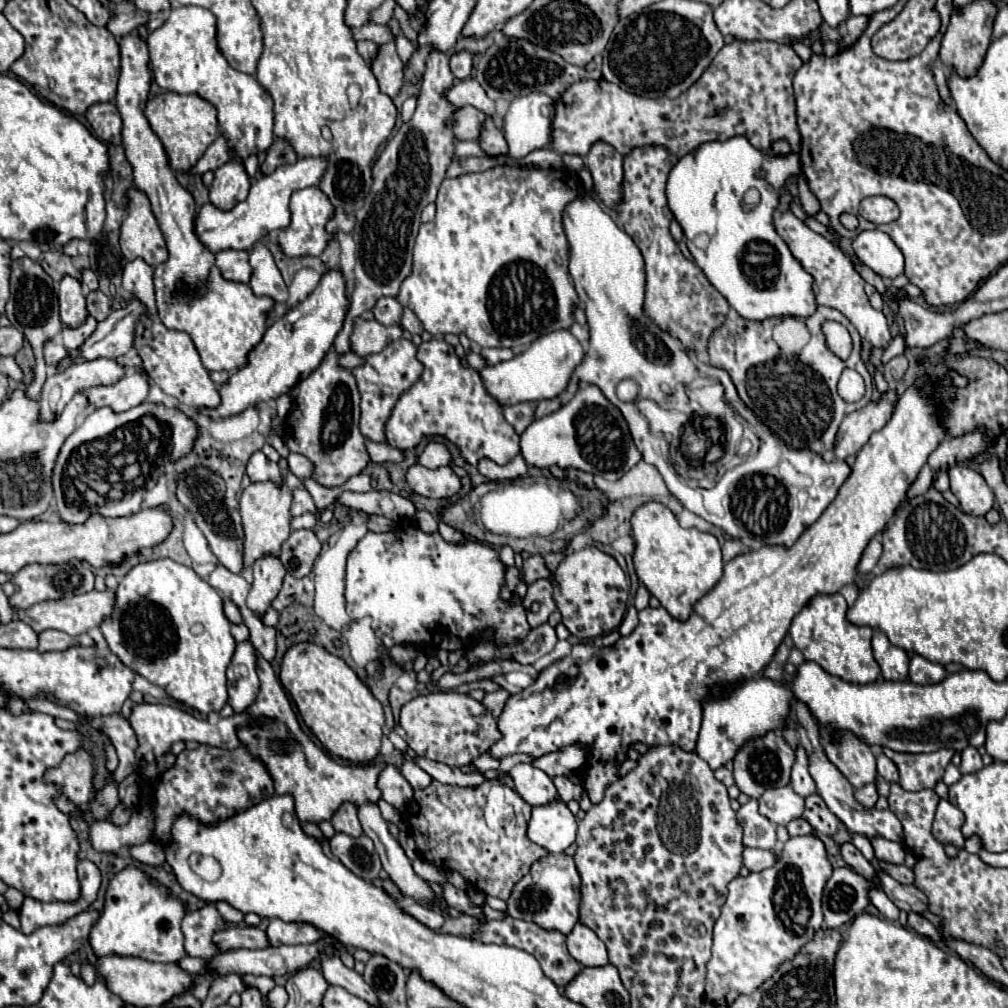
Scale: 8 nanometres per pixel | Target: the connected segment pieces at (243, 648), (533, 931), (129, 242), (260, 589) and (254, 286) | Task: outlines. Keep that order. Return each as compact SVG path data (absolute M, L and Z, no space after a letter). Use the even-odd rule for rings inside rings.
M249 640L237 644L235 656L227 668L227 690L229 706L237 714L247 712L247 708L257 700L259 678L255 672L253 644Z
M509 916L505 920L489 920L479 930L475 930L475 934L471 938L479 940L483 944L515 946L515 948L521 948L521 950L533 954L539 960L545 976L551 978L561 992L565 992L563 988L567 988L567 984L581 972L581 964L575 958L571 958L571 954L565 946L565 936L563 934L549 934L547 930L541 930L533 922L521 922L521 920L515 920L515 918L509 918Z
M133 188L129 200L129 216L121 224L121 252L125 260L143 258L149 266L163 264L169 256L167 244L147 196Z
M261 558L253 564L253 582L247 596L247 606L257 618L263 618L271 608L271 602L281 590L283 576L285 568L281 566L279 558Z
M257 244L249 252L249 256L251 256L251 266L253 266L253 278L249 286L255 292L255 296L269 296L273 302L287 304L289 292L281 278L279 268L273 262L271 252L263 244Z

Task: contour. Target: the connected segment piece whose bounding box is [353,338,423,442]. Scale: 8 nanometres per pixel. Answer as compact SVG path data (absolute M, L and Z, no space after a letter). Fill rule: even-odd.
M399 338L387 344L381 352L365 356L365 362L353 368L353 376L361 394L361 434L373 442L385 442L385 422L391 416L391 410L397 398L421 376L421 362L415 356L415 344L407 338Z

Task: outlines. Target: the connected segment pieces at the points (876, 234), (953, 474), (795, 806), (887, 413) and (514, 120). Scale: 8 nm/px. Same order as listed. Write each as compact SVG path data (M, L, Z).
M865 230L853 240L857 258L881 278L897 278L903 272L903 254L897 244L879 230Z
M957 464L949 468L949 478L951 492L961 502L963 512L971 516L985 516L993 508L993 490L987 486L985 478L977 470L965 464Z
M791 786L765 790L765 794L759 798L759 810L773 824L787 826L791 820L797 820L803 816L805 800L799 794L795 794Z
M887 390L885 394L881 394L877 402L869 402L865 408L849 414L837 432L835 442L837 458L845 460L849 454L857 454L867 444L871 434L881 430L889 422L895 410L895 402L897 392Z
M533 92L527 96L517 96L503 118L503 134L509 144L509 156L511 158L525 158L529 152L543 150L551 146L551 120L553 120L553 100L547 94Z

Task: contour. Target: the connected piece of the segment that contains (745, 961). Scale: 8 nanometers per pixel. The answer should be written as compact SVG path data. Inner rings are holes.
M797 836L785 842L779 862L763 872L729 882L729 896L713 930L713 956L707 966L705 1000L713 1006L731 1006L741 994L753 994L777 968L821 930L821 894L831 864L817 836Z

